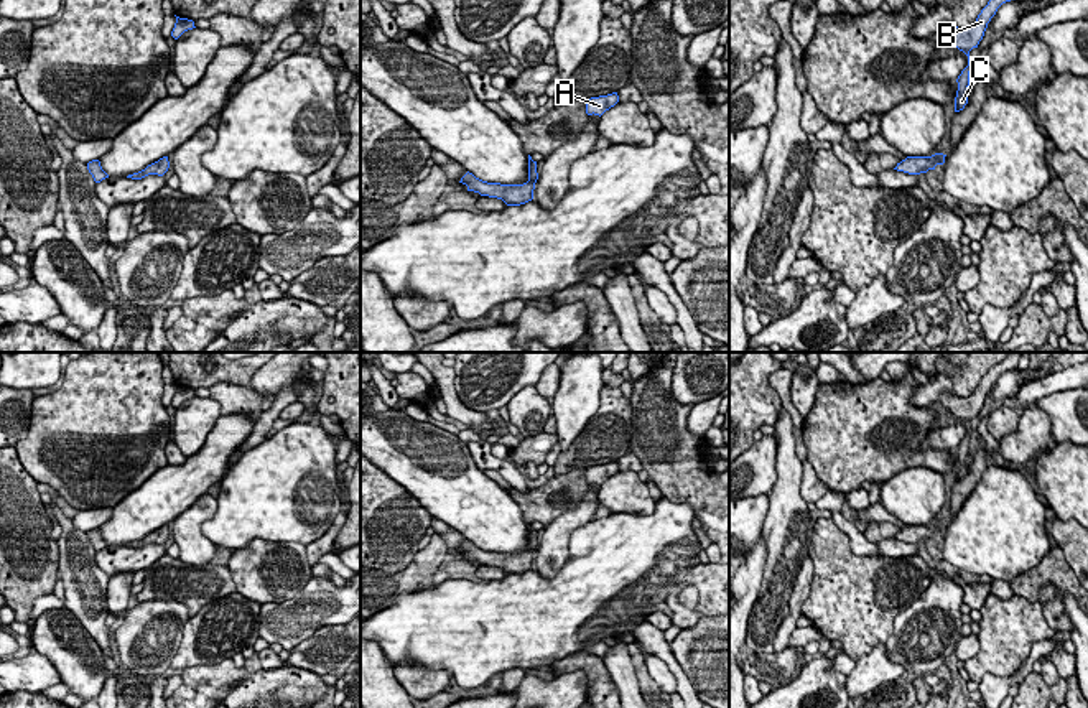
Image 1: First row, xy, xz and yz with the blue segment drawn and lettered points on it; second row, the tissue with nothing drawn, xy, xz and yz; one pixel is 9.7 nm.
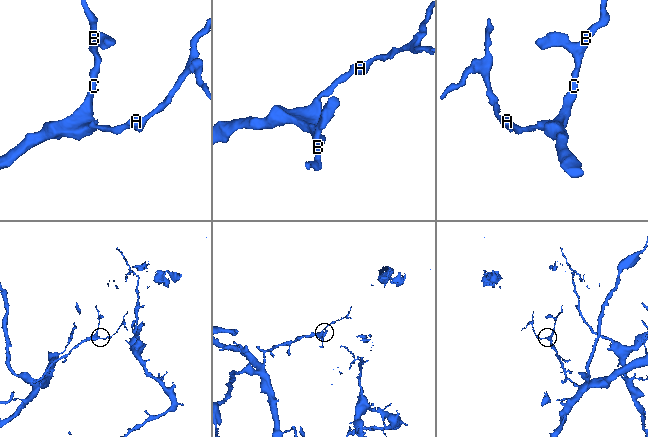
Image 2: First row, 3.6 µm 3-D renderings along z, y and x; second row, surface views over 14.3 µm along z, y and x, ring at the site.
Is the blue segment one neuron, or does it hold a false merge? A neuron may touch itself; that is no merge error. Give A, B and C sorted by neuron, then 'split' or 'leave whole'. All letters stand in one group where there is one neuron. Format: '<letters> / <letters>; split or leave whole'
A / B C; split

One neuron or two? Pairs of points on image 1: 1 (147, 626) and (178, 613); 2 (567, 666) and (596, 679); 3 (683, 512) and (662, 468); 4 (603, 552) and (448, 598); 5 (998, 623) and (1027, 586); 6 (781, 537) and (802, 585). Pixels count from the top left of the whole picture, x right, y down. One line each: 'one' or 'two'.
1: one
2: one
3: two
4: one
5: two
6: two

